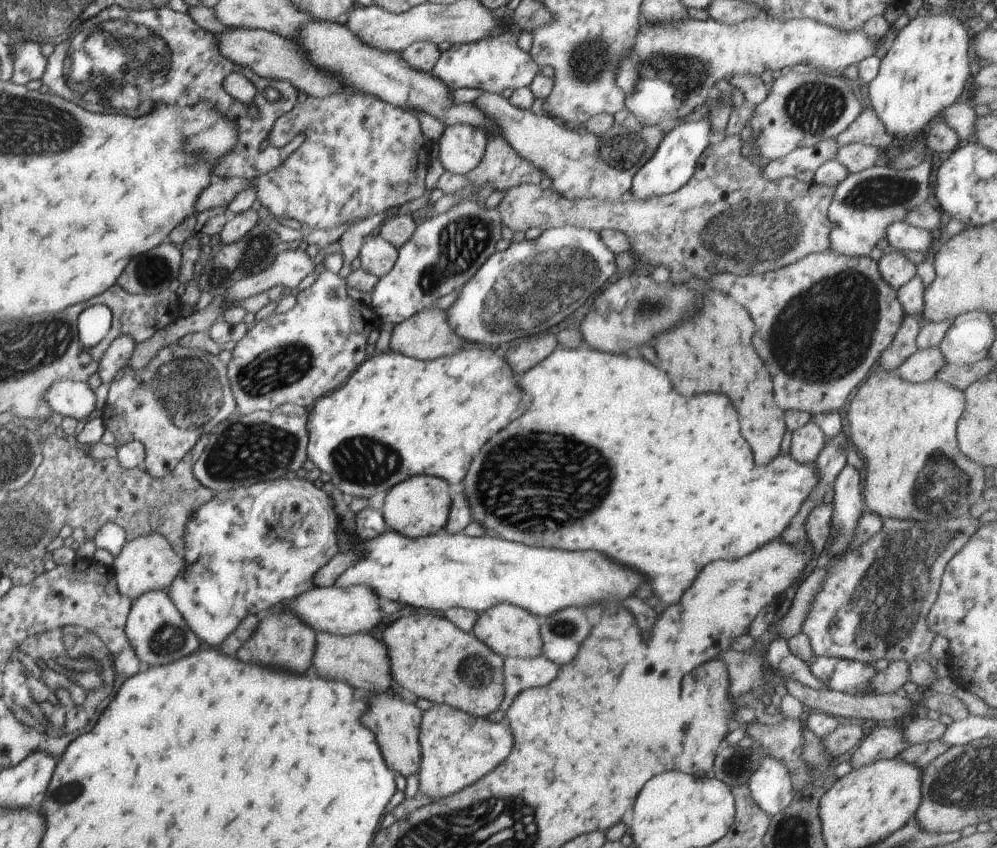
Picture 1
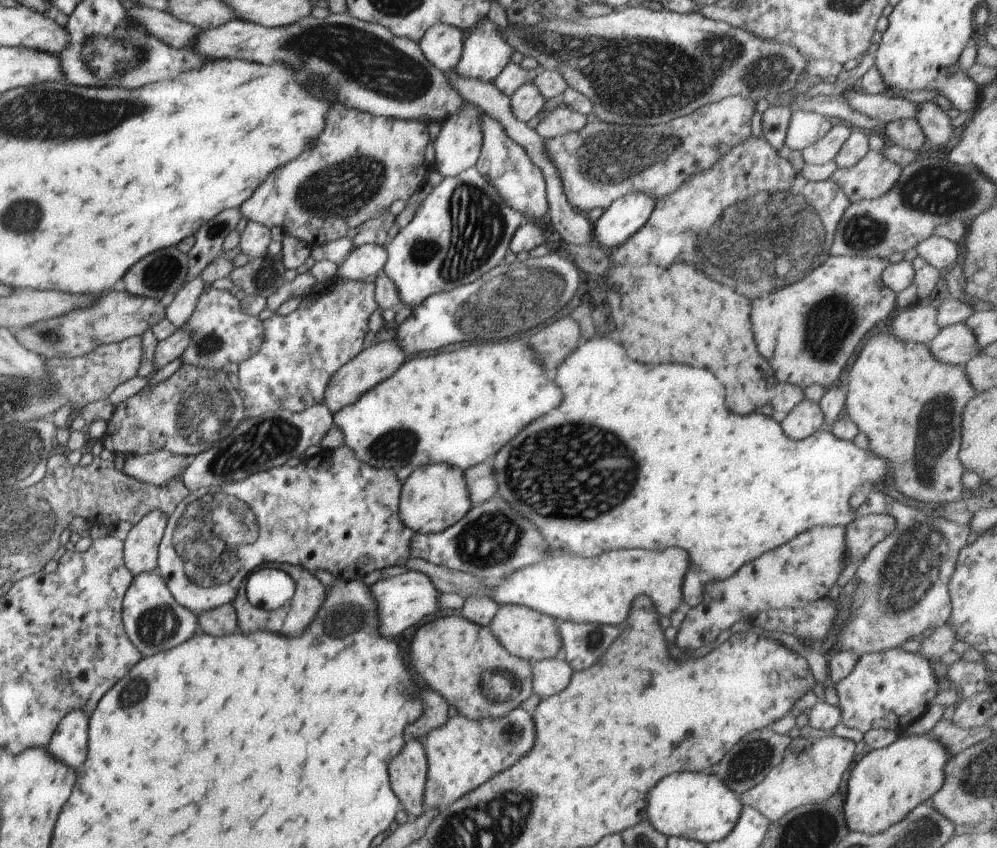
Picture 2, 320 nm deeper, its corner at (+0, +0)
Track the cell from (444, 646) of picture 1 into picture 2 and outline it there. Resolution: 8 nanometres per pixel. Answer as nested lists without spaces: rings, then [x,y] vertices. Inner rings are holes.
[[[462,615],[436,618],[426,626],[421,626],[412,640],[412,664],[420,678],[432,690],[448,698],[448,705],[456,706],[457,712],[469,719],[497,719],[506,716],[516,707],[520,707],[520,700],[528,700],[528,697],[534,694],[533,663],[508,652],[489,627],[470,622]]]

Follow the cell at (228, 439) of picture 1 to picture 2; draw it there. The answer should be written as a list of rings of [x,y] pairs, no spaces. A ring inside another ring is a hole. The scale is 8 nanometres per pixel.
[[[324,403],[297,413],[282,408],[259,417],[246,417],[227,437],[196,455],[181,476],[183,483],[190,492],[202,487],[219,487],[283,465],[292,457],[303,458],[310,446],[320,444],[333,422],[333,414]]]

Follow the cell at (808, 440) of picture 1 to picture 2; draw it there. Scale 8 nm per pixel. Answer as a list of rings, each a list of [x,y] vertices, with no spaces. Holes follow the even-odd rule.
[[[804,398],[789,410],[780,423],[786,436],[800,440],[824,428],[824,422],[825,416],[819,403]]]

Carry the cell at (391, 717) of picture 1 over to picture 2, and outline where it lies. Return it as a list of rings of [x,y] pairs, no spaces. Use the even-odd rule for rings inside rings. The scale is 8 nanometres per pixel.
[[[409,738],[403,749],[390,760],[391,789],[400,806],[410,818],[418,818],[426,811],[423,804],[427,778],[427,756],[424,741]]]

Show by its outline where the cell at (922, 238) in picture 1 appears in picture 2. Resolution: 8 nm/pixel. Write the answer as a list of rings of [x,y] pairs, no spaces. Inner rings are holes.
[[[938,235],[919,242],[915,246],[918,256],[922,257],[939,271],[954,266],[963,257],[958,253],[958,245]]]

